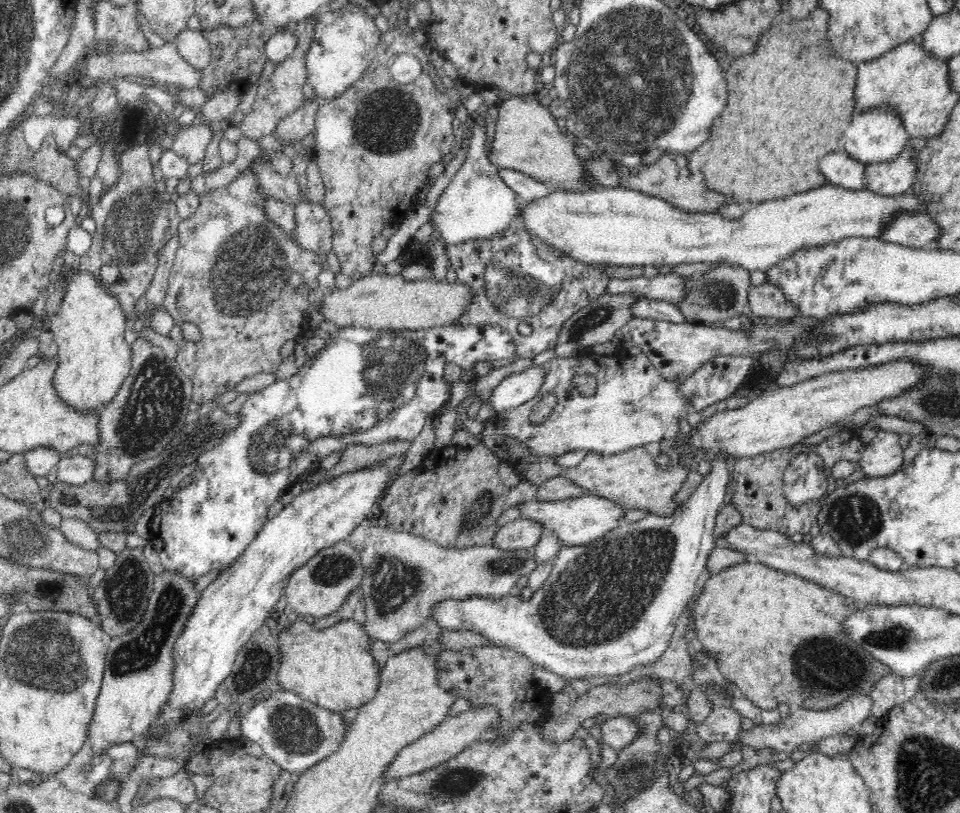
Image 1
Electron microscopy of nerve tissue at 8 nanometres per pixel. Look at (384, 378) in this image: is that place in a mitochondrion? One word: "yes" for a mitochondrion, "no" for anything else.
yes

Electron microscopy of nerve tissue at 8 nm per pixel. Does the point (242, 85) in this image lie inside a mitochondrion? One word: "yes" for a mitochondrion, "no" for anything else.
no

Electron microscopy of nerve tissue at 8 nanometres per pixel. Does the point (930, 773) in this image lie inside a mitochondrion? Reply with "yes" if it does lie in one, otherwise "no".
yes

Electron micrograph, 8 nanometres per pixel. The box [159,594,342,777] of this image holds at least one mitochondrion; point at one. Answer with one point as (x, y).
(297, 730)

